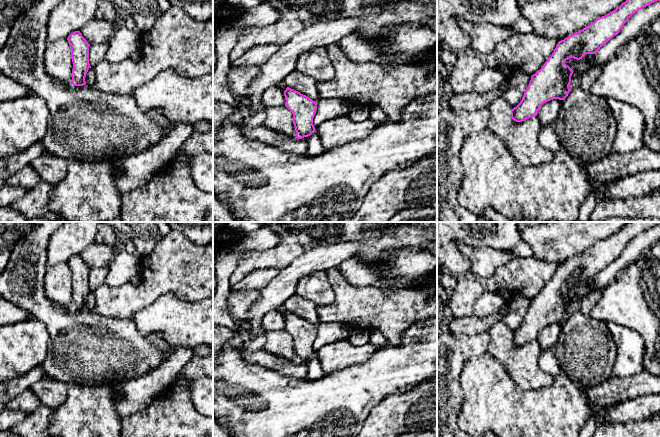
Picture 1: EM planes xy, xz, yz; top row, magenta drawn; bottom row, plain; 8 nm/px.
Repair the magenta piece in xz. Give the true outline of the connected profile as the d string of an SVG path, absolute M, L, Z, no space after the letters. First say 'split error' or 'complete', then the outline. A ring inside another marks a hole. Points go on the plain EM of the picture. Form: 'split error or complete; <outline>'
complete; M289 311L284 315L285 330L293 338L293 348L296 355L296 362L302 363L315 356L313 342L317 334L317 327Z

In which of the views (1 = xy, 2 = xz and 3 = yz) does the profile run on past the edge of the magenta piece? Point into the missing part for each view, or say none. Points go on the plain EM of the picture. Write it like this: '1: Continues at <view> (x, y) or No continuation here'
1: No continuation here
2: No continuation here
3: No continuation here

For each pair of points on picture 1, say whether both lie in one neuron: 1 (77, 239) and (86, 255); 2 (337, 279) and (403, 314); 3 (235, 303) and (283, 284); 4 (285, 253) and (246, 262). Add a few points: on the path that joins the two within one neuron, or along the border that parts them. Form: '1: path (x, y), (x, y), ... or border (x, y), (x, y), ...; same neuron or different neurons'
1: border (94, 241), (79, 254); different neurons
2: path (353, 295), (366, 308), (387, 310); same neuron
3: border (259, 291), (259, 297), (251, 306), (248, 315); different neurons
4: path (275, 257), (256, 260); same neuron

